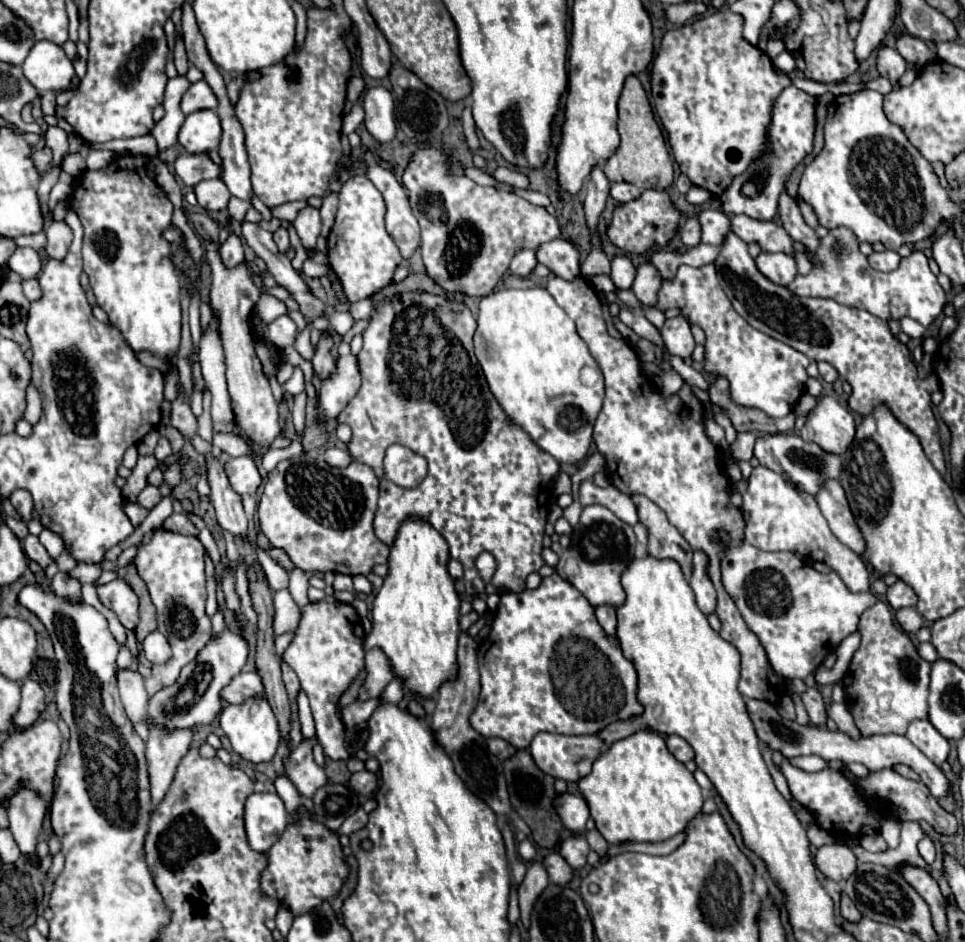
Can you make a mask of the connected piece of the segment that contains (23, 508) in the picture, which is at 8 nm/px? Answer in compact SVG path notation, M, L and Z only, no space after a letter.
M19 489L17 493L13 493L13 495L9 497L9 501L11 501L11 505L15 507L15 511L19 513L19 517L21 517L25 523L29 523L31 511L33 511L33 499L31 499L31 493L25 493L23 489Z

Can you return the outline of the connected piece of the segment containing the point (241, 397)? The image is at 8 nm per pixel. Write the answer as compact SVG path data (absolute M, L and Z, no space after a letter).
M205 241L205 251L207 251L207 263L211 265L211 271L213 271L209 299L211 299L211 307L217 309L217 313L221 313L221 339L223 339L223 349L225 349L227 383L229 383L229 395L233 401L237 425L241 425L241 429L245 429L245 433L249 433L249 437L253 437L253 443L257 447L263 447L263 445L269 445L279 435L281 425L277 421L277 401L271 393L271 387L263 373L261 361L255 353L255 341L253 341L253 333L251 333L247 319L263 292L267 292L281 301L289 298L290 293L281 286L259 289L249 279L245 265L239 265L237 269L225 269L225 265L221 265L217 243Z

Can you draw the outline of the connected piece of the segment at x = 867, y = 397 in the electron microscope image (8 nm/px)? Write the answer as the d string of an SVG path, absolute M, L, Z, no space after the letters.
M729 233L725 239L725 245L721 247L715 263L719 285L723 287L735 311L749 325L791 345L817 363L831 363L853 387L849 397L849 407L853 411L869 415L877 405L887 403L897 419L919 437L933 467L945 475L945 455L937 435L937 421L931 411L931 393L939 389L939 383L923 383L919 379L909 349L891 335L887 321L881 321L867 311L839 305L833 299L801 299L787 287L775 285L757 269L755 259L747 251L747 243L741 241L735 233Z

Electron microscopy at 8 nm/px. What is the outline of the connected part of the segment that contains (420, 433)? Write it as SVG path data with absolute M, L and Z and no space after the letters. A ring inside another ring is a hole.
M427 293L427 304L431 303L437 315L443 315L445 329L417 329L409 325L411 321L403 313L403 307L409 305L409 301L403 297L407 295L397 295L397 301L393 301L393 315L389 315L389 299L383 301L379 309L373 309L371 321L363 331L363 349L357 355L361 387L341 417L337 417L339 423L347 423L353 429L351 441L347 443L351 457L369 465L379 479L379 501L373 521L375 535L385 545L393 545L393 537L401 521L415 515L431 523L449 543L451 557L457 559L465 569L463 581L467 595L473 597L485 591L485 583L475 567L475 559L483 551L491 553L497 561L491 583L503 591L519 593L525 589L527 575L543 567L541 549L547 521L547 503L553 491L553 479L559 473L559 463L549 453L539 449L537 443L519 425L507 421L505 411L489 391L474 353L473 336L477 321L471 311L463 303L449 301L445 295ZM393 443L401 443L427 459L429 471L419 487L397 487L385 477L383 457L387 447Z

